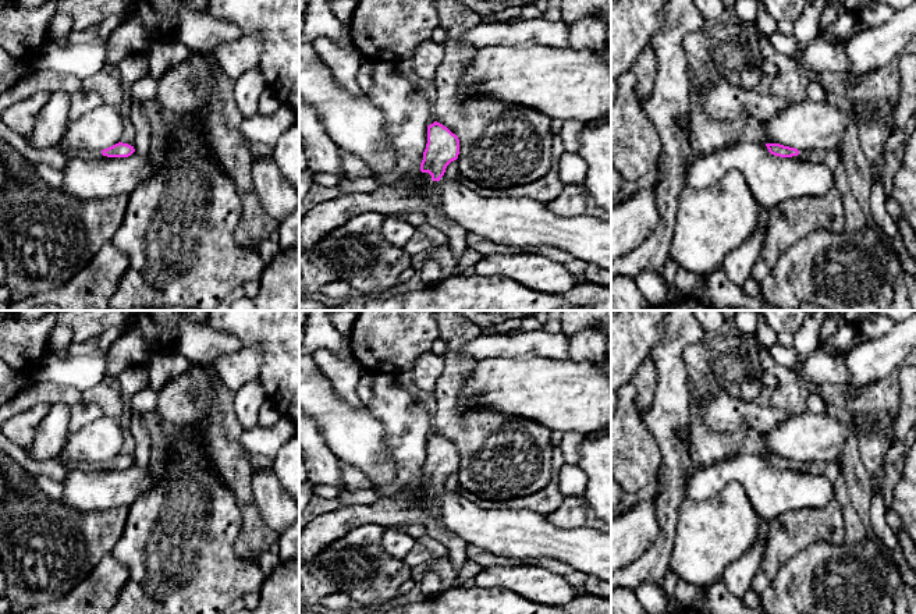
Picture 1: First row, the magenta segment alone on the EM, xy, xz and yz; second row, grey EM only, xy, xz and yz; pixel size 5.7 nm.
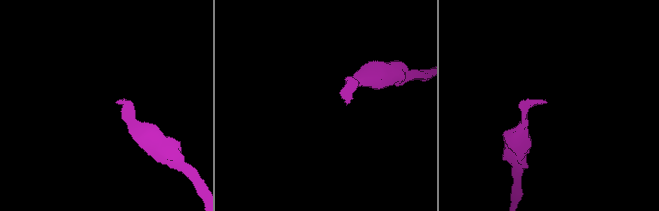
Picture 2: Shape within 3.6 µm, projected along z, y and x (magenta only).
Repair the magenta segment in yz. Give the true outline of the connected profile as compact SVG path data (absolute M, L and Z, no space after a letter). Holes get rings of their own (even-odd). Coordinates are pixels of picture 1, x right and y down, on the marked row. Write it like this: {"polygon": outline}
{"polygon": "M766 143L768 152L780 157L803 159L813 163L823 163L827 152L823 149L798 150L795 148L784 146L780 143Z"}

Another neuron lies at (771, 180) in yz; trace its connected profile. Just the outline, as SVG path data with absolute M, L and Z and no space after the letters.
M731 143L697 156L686 168L684 185L709 188L732 168L742 173L757 203L768 210L788 199L823 196L835 185L824 163L774 156L763 143Z

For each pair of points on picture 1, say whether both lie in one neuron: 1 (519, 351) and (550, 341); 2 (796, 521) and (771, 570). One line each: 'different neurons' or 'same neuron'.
1: same neuron
2: same neuron

